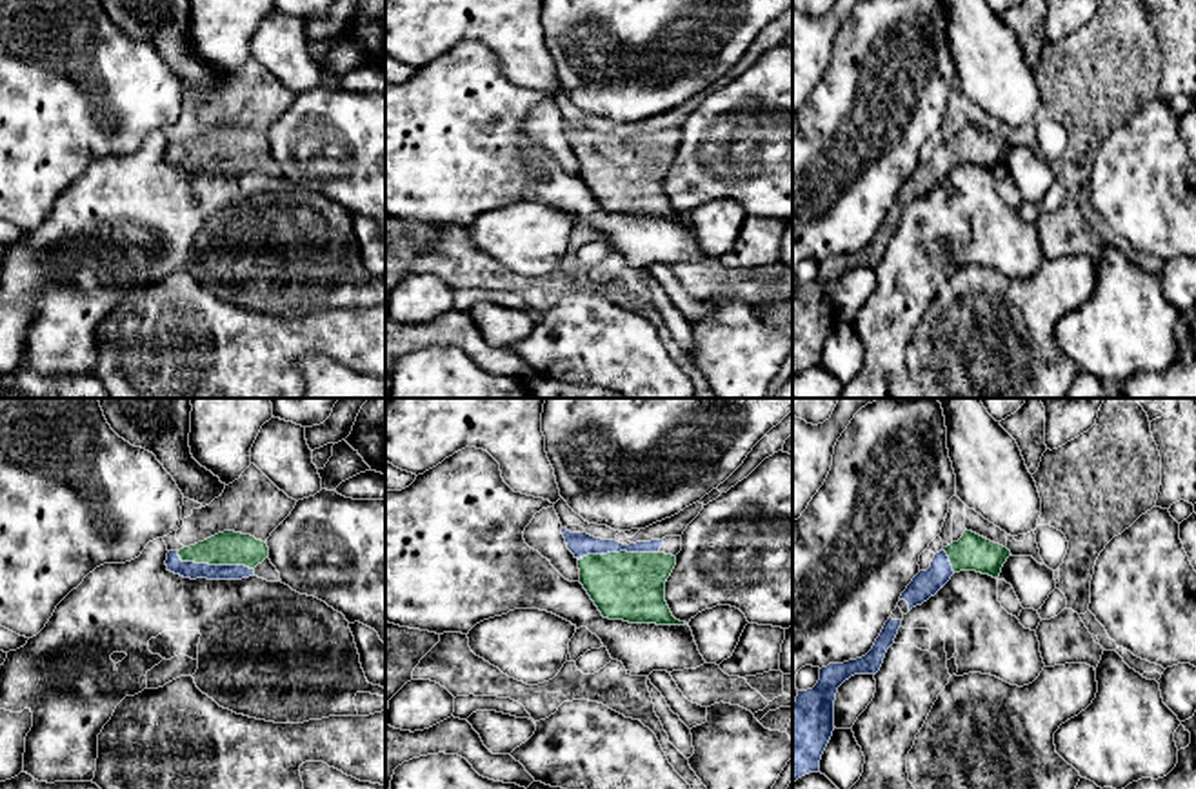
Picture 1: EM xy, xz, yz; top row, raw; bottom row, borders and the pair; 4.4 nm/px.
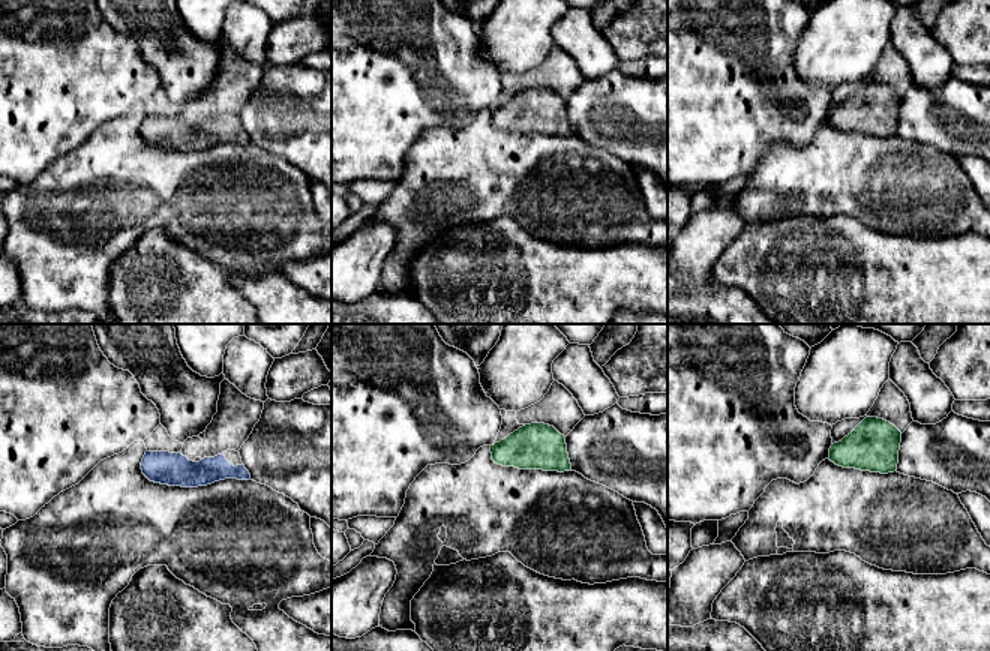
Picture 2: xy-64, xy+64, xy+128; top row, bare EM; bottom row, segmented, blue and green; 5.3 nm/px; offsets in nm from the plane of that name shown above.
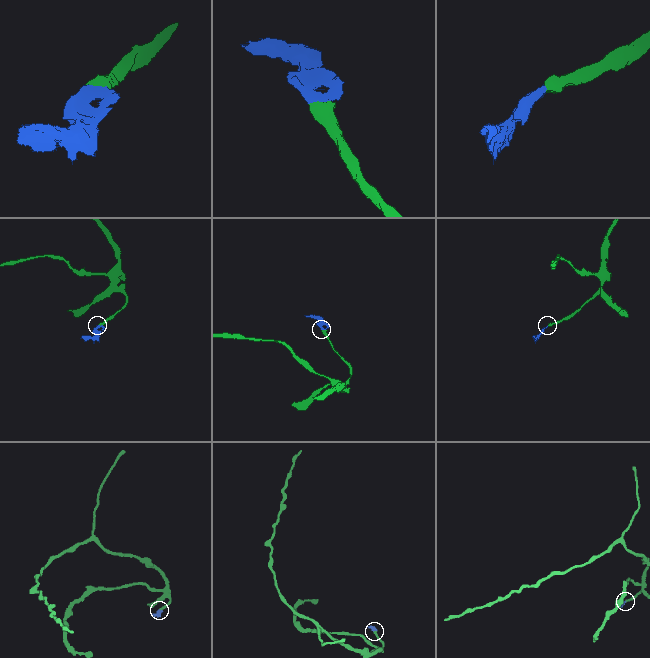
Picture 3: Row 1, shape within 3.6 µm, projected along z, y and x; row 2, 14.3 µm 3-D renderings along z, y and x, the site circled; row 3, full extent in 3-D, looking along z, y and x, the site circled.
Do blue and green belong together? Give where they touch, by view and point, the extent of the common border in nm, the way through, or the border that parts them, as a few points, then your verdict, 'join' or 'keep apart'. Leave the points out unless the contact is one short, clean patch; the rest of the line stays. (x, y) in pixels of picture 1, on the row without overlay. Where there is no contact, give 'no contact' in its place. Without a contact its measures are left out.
xy (213, 159) | 360 nm | across xy (188, 162), (191, 159), (213, 159), (228, 140) | join

